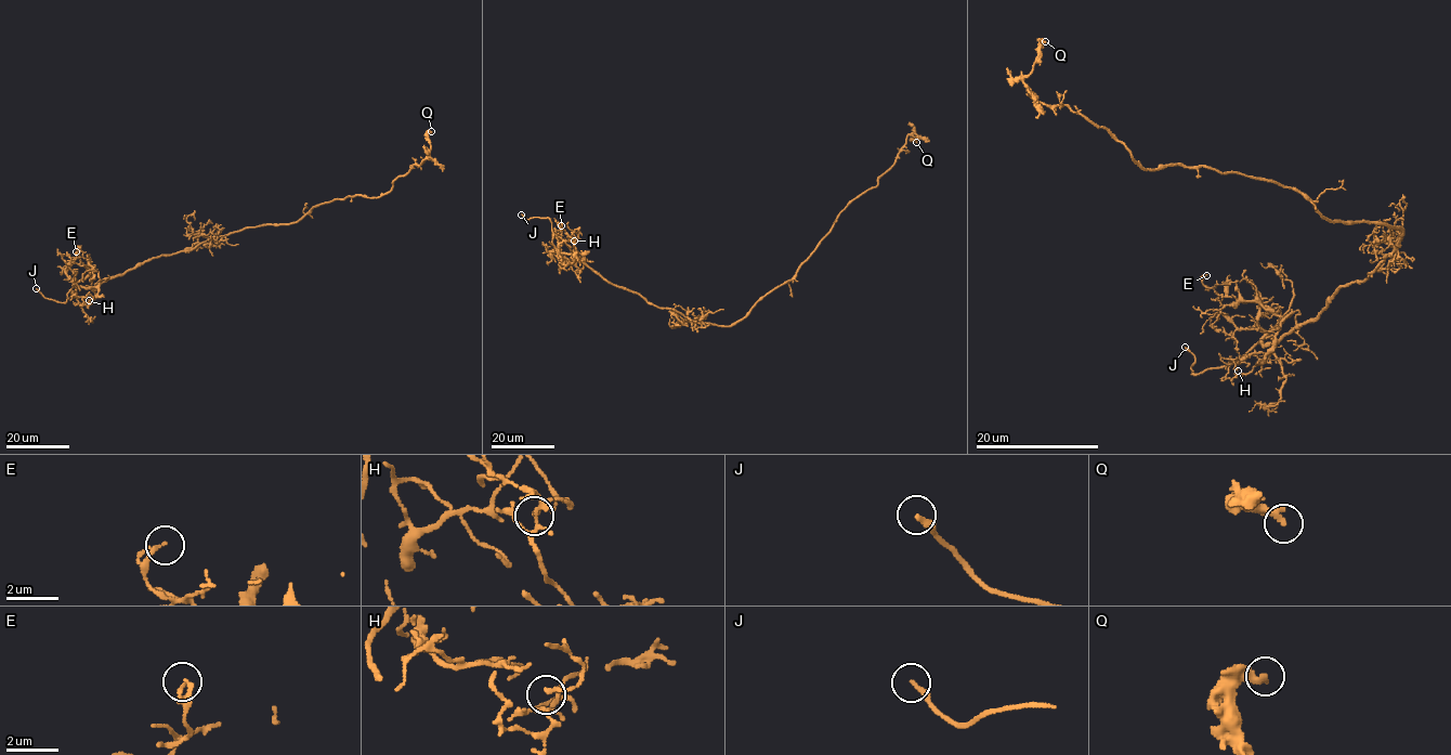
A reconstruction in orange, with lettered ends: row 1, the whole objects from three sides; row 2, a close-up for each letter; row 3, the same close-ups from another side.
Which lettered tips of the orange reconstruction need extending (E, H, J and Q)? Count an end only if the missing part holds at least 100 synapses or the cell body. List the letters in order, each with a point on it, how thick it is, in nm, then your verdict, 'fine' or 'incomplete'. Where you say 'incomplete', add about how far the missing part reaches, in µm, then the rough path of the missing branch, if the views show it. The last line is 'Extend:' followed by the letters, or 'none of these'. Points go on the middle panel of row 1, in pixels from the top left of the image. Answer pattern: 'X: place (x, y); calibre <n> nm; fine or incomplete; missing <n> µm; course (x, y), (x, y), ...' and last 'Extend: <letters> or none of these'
E: place (561, 225); calibre 150 nm; fine
H: place (574, 241); calibre 160 nm; fine
J: place (521, 215); calibre 240 nm; incomplete; missing 3 µm
Q: place (916, 142); calibre 320 nm; fine
Extend: J

